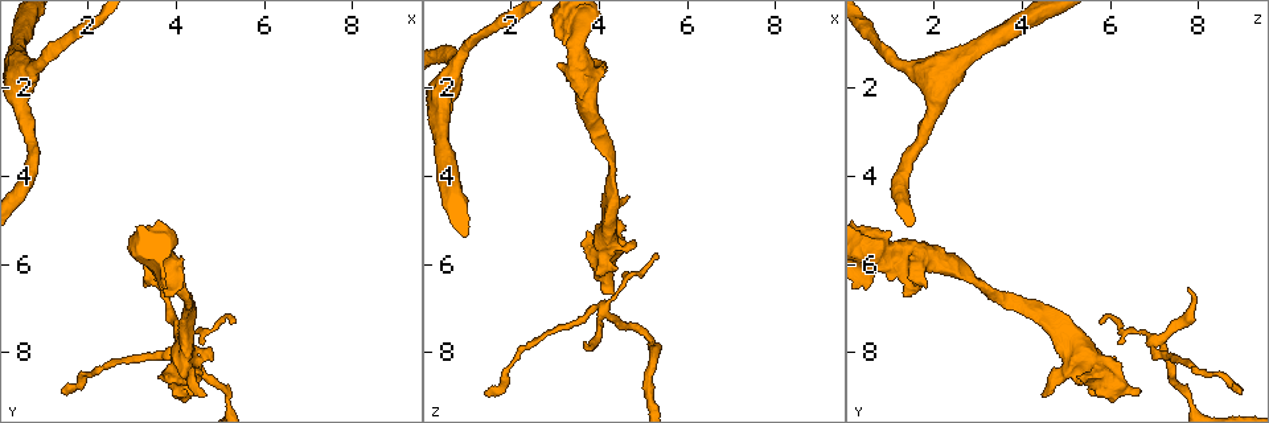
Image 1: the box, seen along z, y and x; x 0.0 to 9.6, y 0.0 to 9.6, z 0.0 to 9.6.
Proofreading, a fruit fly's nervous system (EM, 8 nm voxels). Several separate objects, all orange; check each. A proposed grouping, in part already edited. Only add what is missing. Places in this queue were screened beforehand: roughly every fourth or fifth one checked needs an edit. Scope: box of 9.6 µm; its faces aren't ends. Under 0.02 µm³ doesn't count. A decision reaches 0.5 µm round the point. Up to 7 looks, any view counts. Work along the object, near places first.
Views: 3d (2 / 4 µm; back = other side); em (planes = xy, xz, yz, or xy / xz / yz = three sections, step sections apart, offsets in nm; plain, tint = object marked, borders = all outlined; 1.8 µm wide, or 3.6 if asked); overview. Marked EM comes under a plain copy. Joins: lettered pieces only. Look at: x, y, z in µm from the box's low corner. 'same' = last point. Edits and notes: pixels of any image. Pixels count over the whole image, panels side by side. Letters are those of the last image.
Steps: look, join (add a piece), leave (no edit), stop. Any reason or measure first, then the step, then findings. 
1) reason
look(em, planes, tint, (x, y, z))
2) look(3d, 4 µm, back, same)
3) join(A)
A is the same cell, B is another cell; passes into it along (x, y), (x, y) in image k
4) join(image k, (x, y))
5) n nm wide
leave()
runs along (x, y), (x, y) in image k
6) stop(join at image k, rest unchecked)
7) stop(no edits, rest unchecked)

long arm stops here
look(em, xy, step 4, tint, (1.40, 8.90, 8.90))

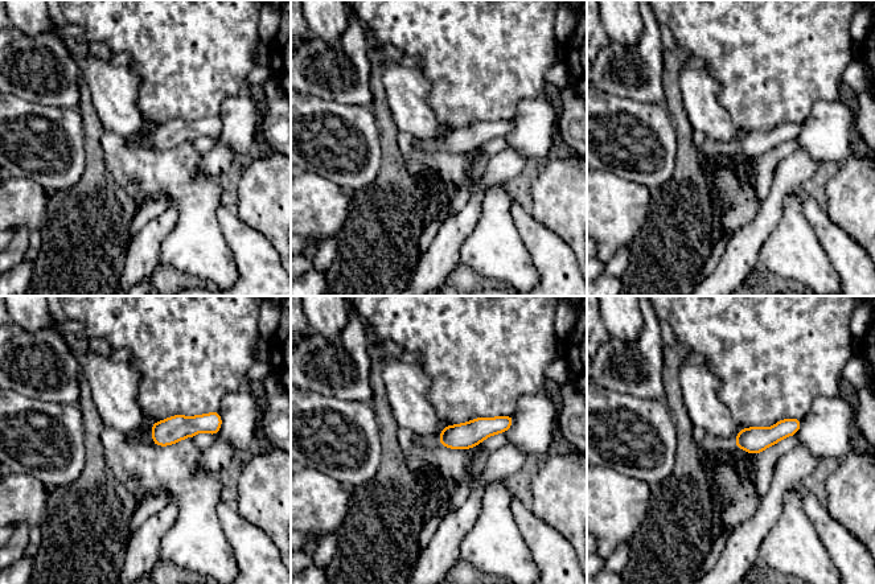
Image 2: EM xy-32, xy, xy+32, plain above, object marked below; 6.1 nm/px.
look(em, planes, tint, same)

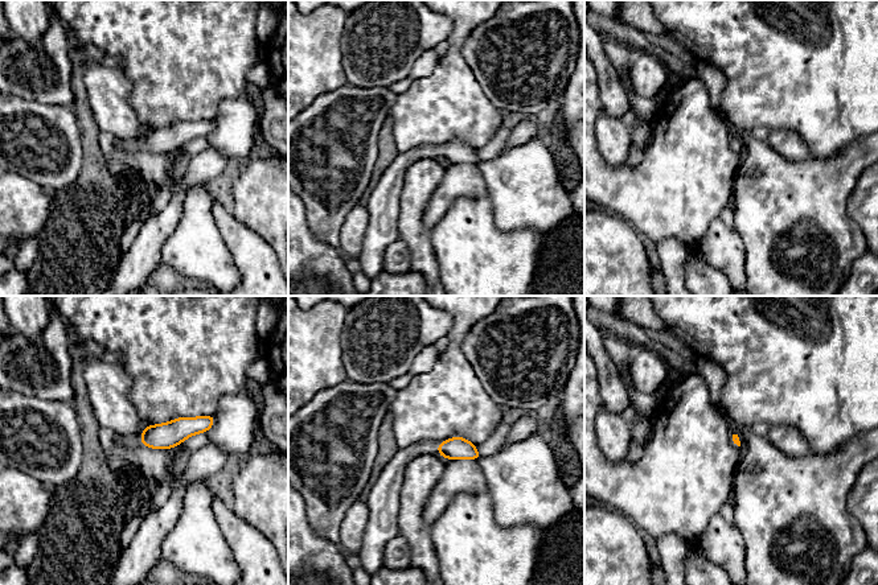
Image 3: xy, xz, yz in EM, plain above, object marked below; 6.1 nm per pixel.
look(em, planes, borders, same)

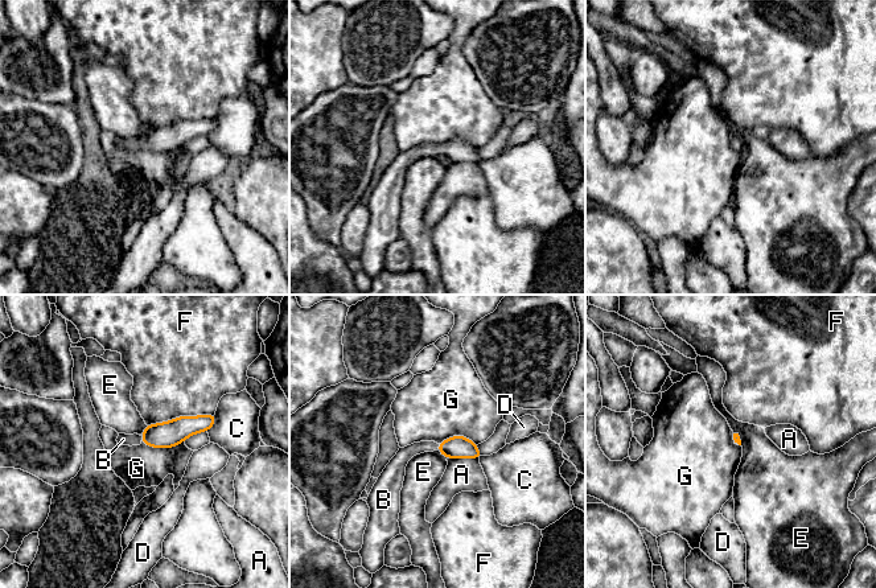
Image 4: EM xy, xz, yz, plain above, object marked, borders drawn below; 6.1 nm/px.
F touches over 420 nm
join(B)
B is the same cell, A, C, D, E, F and G are other cells; it goes on there

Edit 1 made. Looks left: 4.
look(overview)

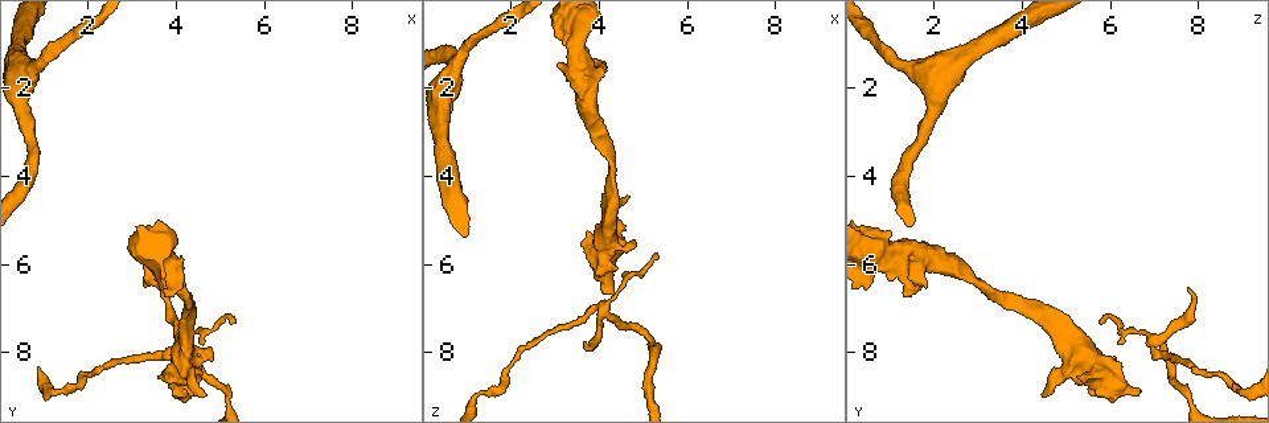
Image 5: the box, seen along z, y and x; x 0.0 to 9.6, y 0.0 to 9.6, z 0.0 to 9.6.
thick end
look(em, xz, step 8, borders, (4.30, 8.90, 6.65))

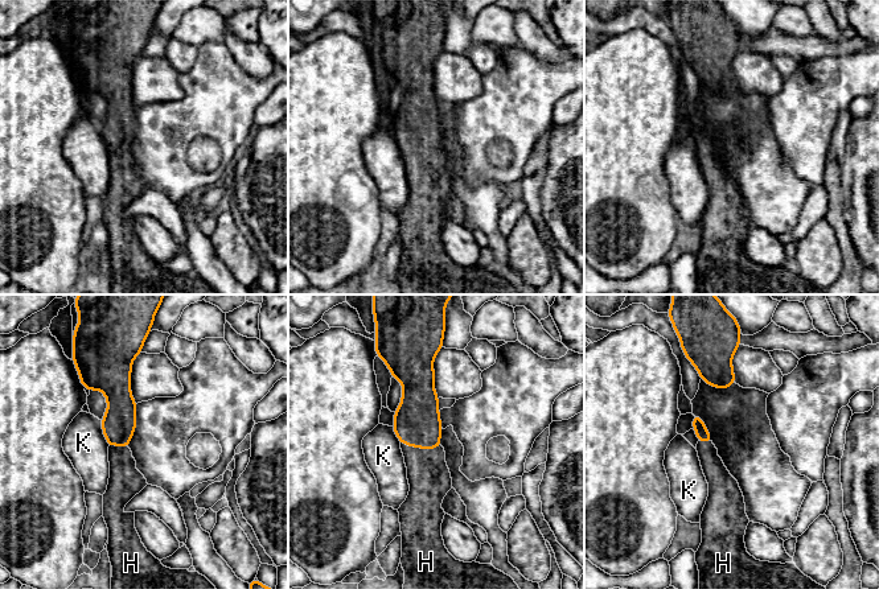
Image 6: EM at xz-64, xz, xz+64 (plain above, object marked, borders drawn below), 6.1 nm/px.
another direction
look(em, planes, borders, same)

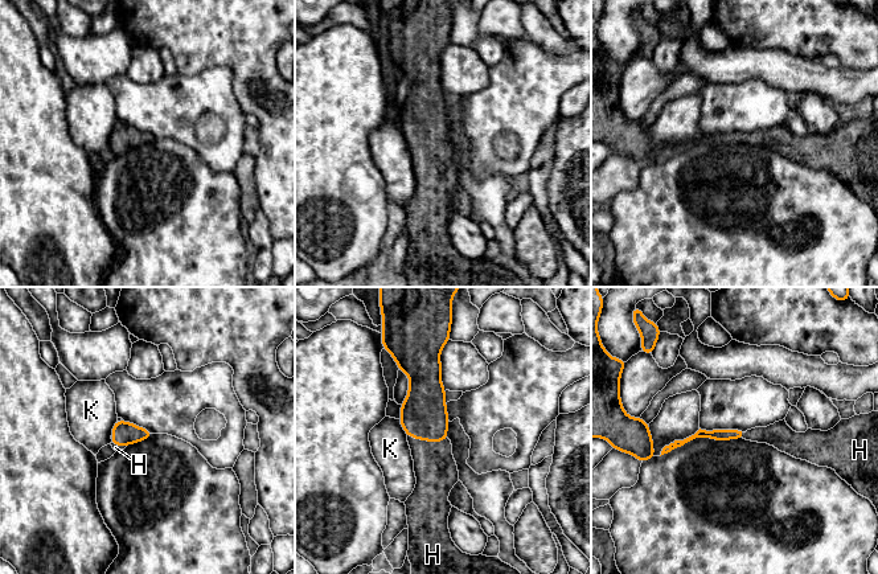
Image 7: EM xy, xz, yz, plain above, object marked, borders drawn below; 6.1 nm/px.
join(H)
H is the same cell, K is another cell; passes into it along (423, 414), (427, 441), (435, 468) in image 7; it goes on there

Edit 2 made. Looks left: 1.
branch stops here
look(em, 3.6 µm, planes, borders, (4.15, 6.55, 1.40))

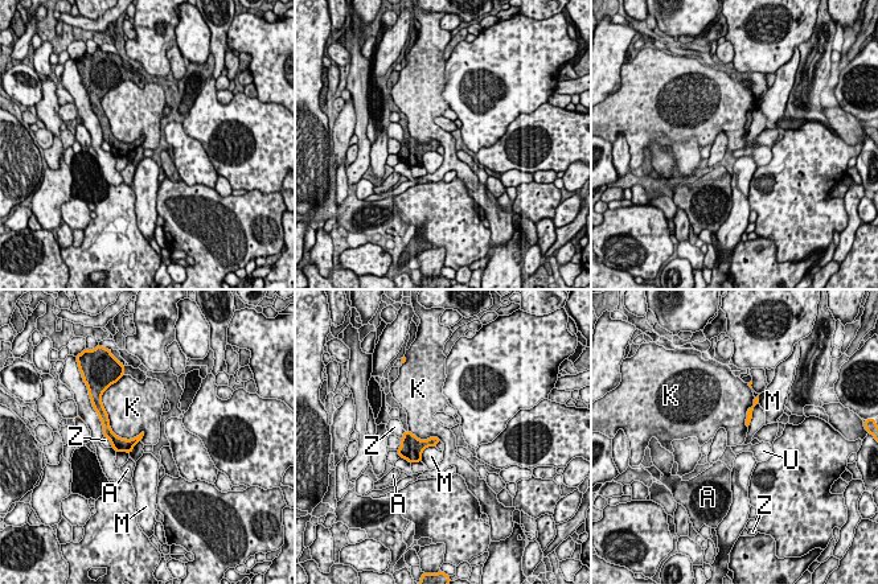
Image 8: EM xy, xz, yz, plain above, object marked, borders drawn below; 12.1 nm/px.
leave()
A, K, M, U and Z are other cells; border along (107, 414), (117, 435), (143, 438) in image 8; no lettered piece goes on from it

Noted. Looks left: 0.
stop(join at image 4, join at image 7, rest unchecked)

